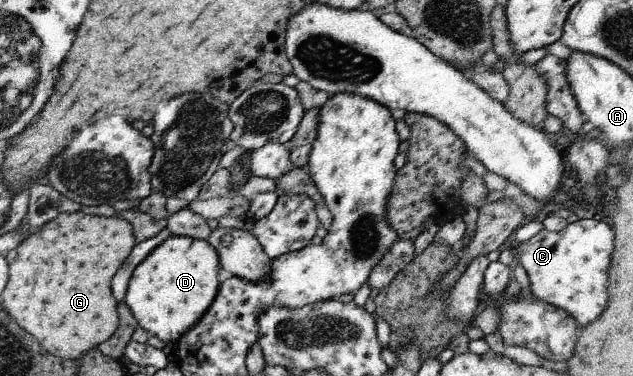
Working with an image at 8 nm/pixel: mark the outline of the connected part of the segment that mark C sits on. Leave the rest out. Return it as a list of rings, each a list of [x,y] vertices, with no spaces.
[[[579,219],[558,232],[541,229],[530,239],[513,247],[514,260],[521,263],[529,281],[530,293],[537,301],[563,309],[579,326],[589,324],[605,308],[607,274],[613,250],[614,232],[608,220]]]

